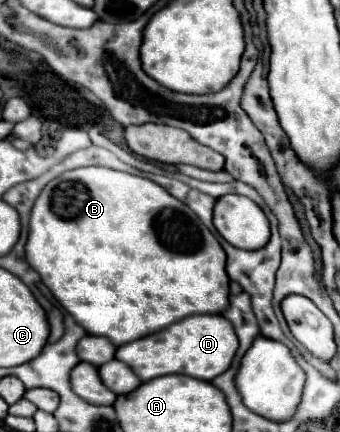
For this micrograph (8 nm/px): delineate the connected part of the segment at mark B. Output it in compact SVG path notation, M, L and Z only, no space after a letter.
M88 166L88 168L76 168L70 172L64 172L62 176L48 182L42 190L42 194L36 198L32 212L30 212L30 224L28 224L28 240L26 240L26 262L40 274L42 284L54 294L54 298L62 304L62 308L88 332L96 336L108 338L114 346L128 344L140 336L148 336L156 330L162 330L170 326L172 322L184 320L192 314L222 314L224 306L228 306L228 276L226 276L226 254L216 240L216 236L200 222L200 218L180 200L170 196L162 186L154 184L148 178L118 172L112 168L102 166Z

